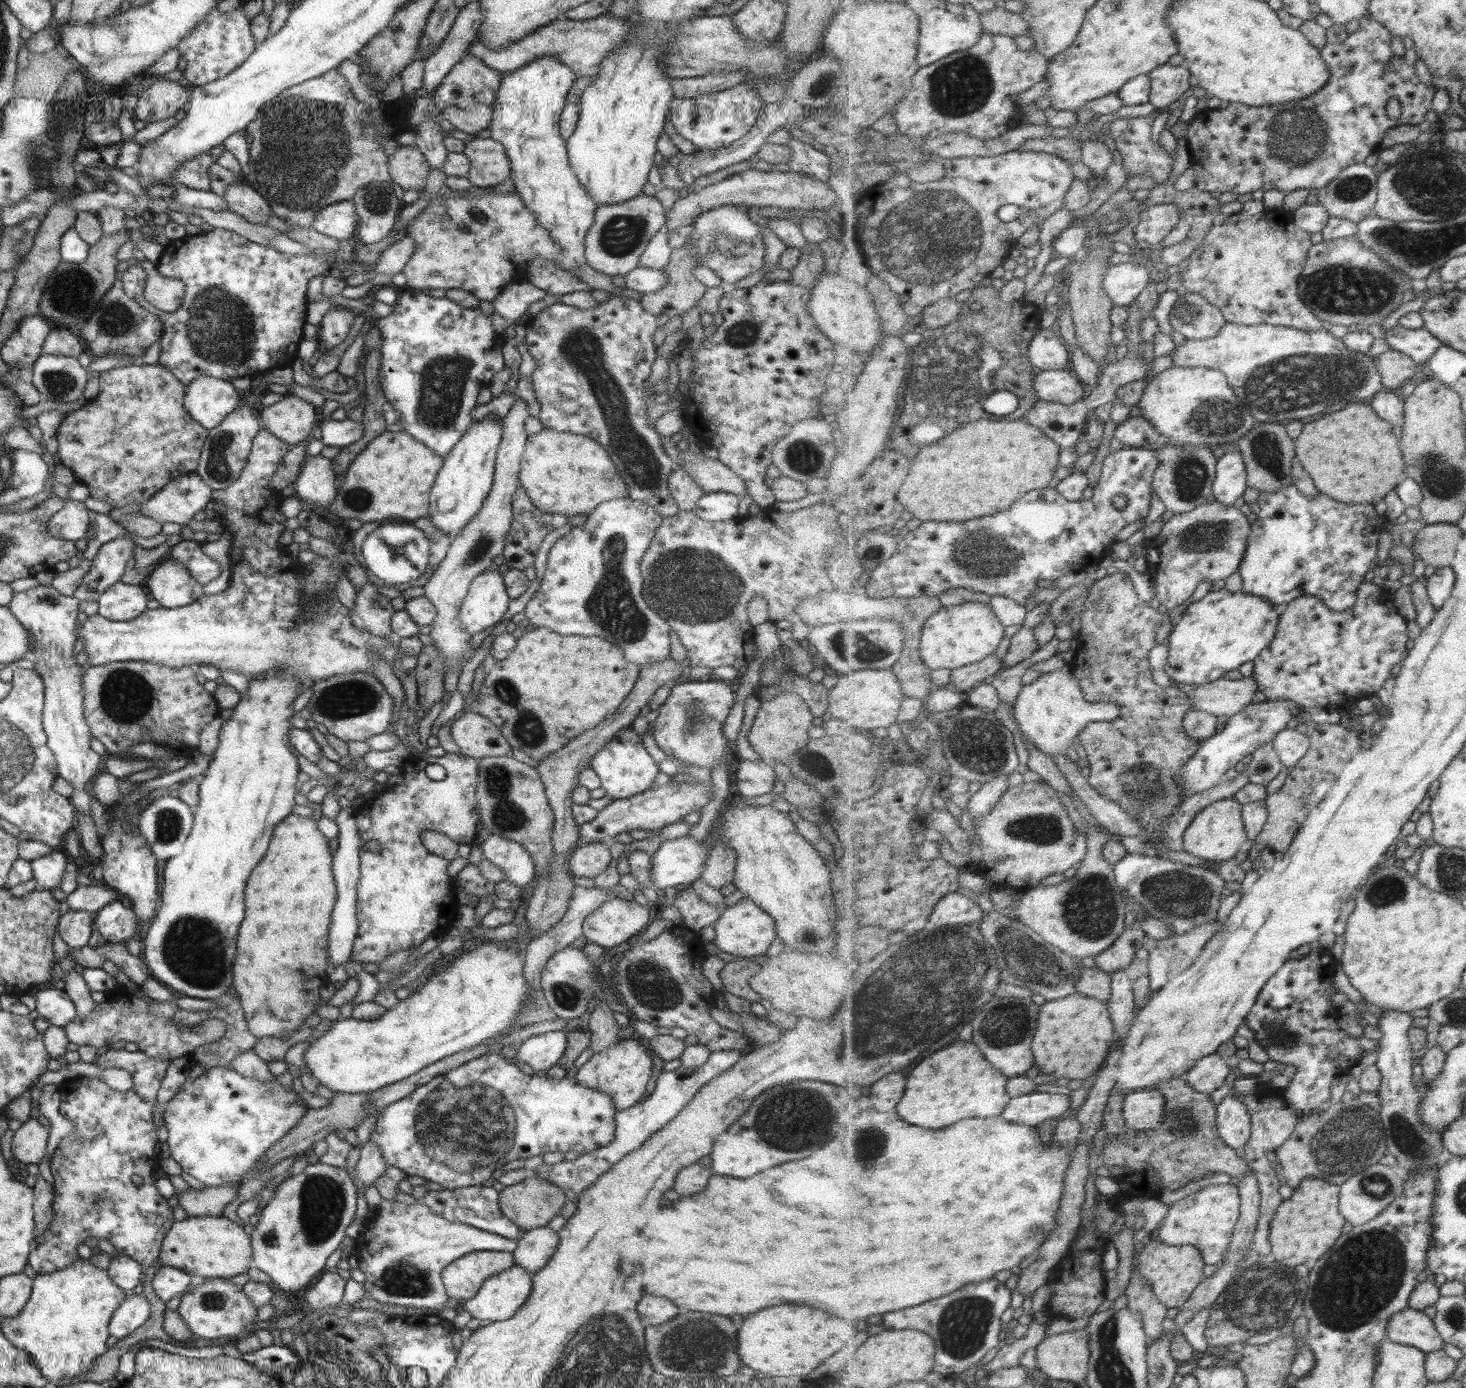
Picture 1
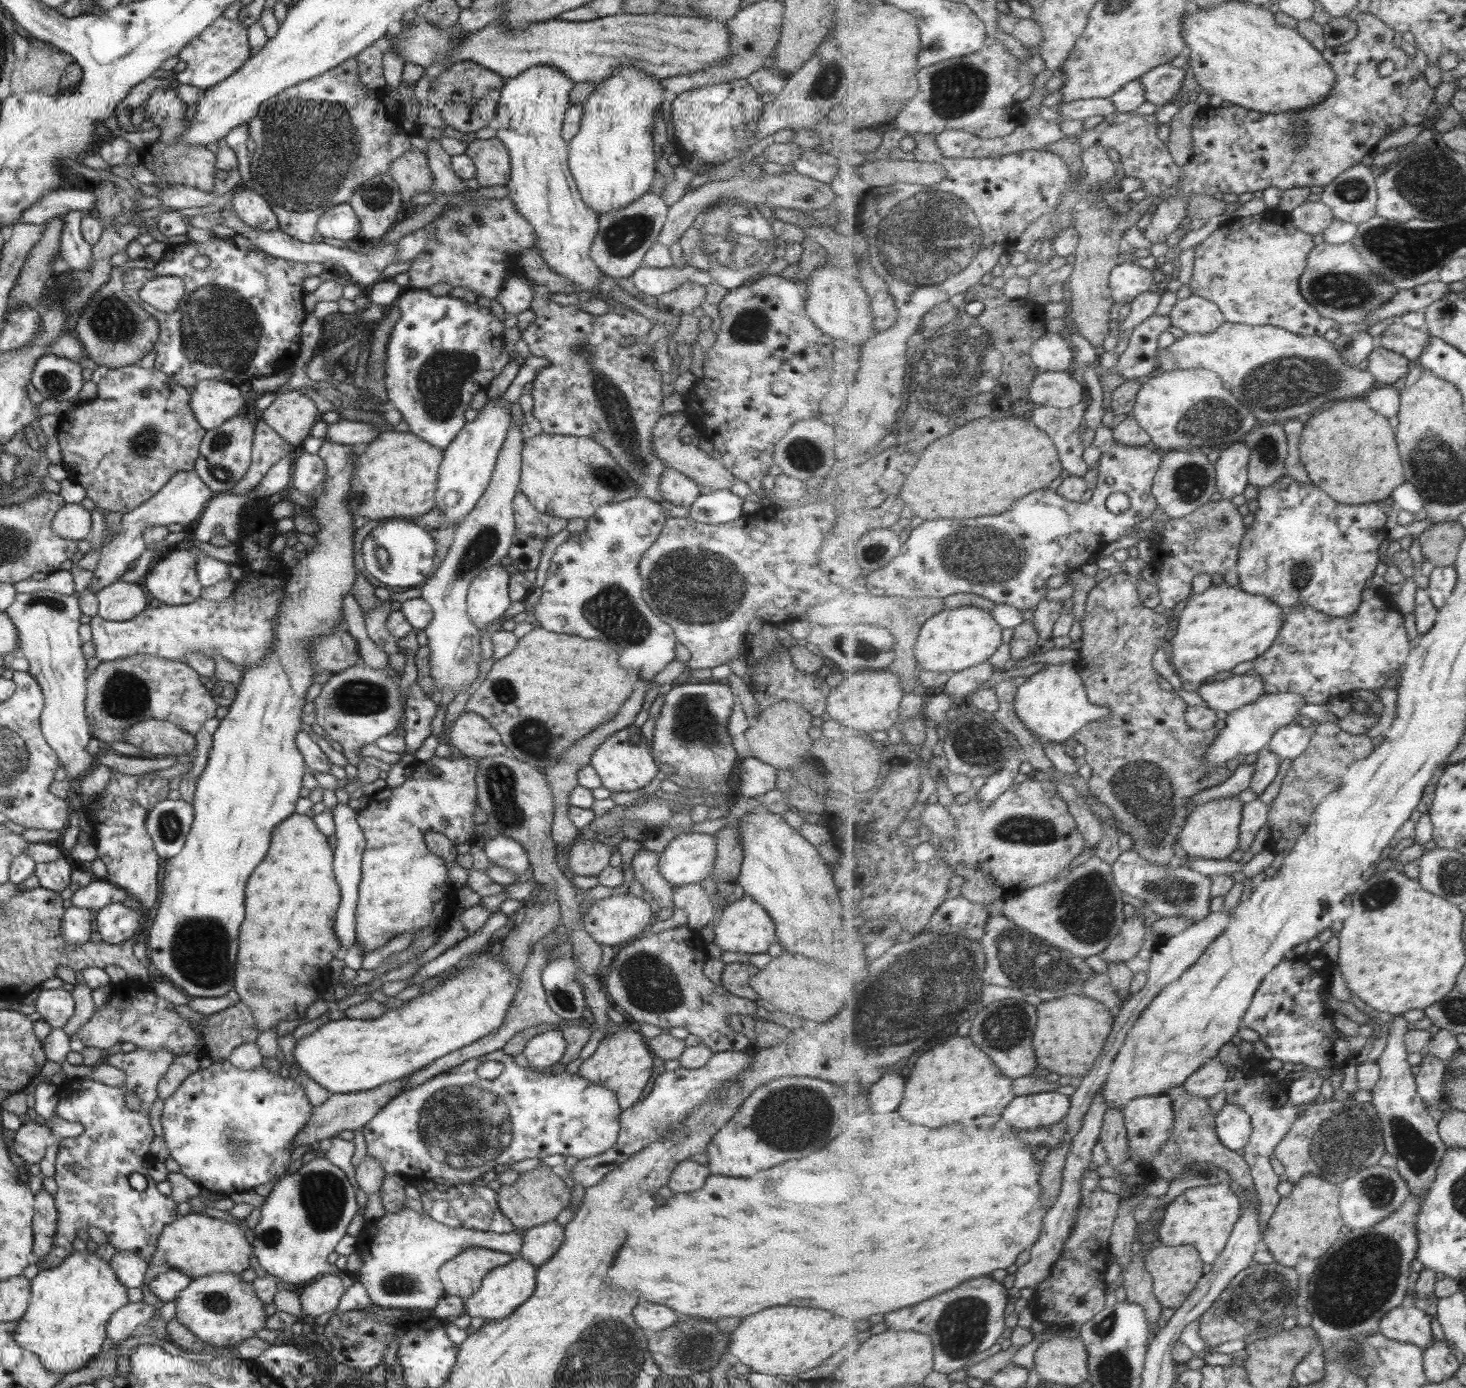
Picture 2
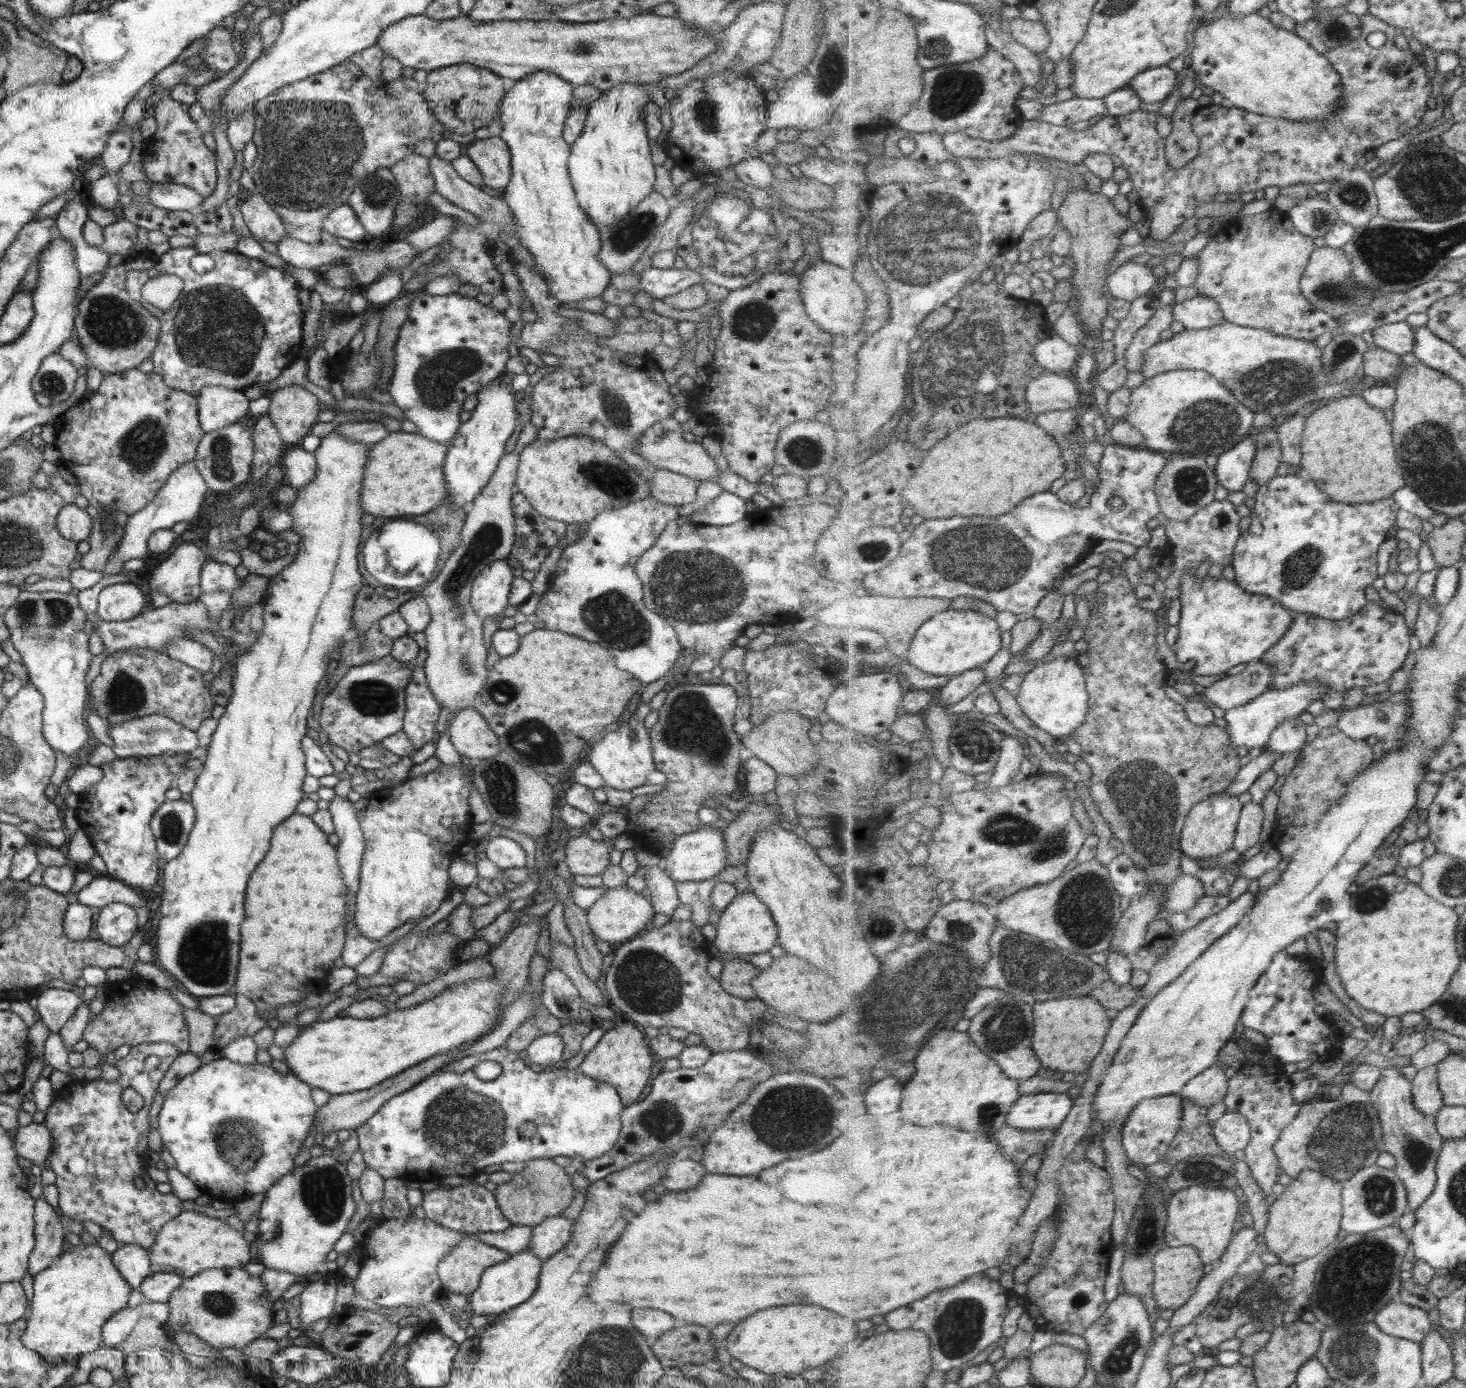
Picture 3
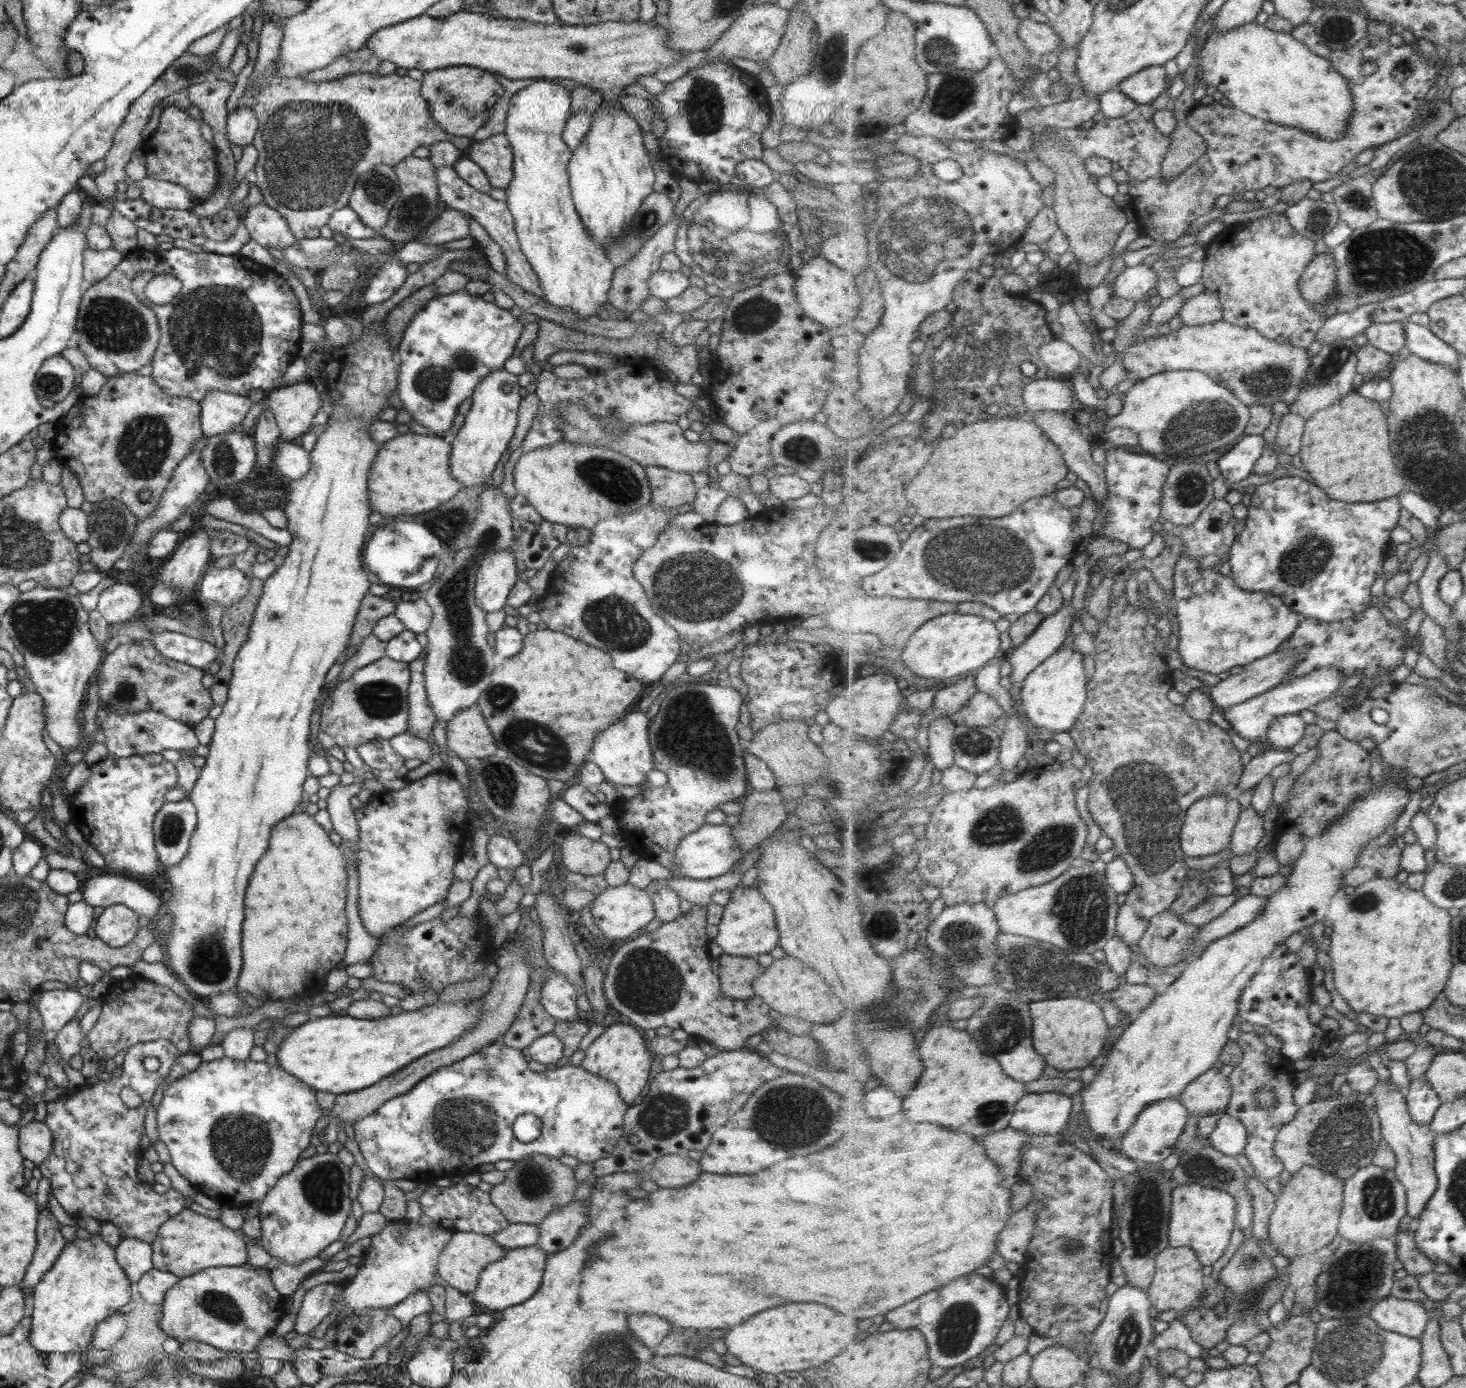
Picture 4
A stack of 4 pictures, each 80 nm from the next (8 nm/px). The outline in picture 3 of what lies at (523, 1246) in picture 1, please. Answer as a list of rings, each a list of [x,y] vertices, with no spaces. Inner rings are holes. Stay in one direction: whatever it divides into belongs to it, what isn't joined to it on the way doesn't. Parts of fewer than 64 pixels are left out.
[[[562,1214],[544,1218],[532,1227],[527,1250],[537,1255],[543,1262],[567,1244],[574,1221],[563,1217]]]

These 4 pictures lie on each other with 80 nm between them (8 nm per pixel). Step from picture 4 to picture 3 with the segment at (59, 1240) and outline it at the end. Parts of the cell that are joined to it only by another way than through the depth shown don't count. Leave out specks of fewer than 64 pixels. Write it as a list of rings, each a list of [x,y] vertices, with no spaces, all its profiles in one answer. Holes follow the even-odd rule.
[[[42,1196],[40,1198],[35,1200],[35,1246],[26,1270],[32,1277],[52,1265],[62,1253],[66,1231],[59,1222],[59,1216]]]

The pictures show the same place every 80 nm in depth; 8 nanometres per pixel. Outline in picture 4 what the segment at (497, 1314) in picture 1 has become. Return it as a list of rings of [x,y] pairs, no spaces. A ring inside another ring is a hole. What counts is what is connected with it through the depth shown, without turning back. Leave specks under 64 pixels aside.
[[[537,1244],[523,1248],[505,1250],[504,1255],[497,1260],[487,1264],[478,1276],[477,1286],[472,1292],[471,1302],[476,1312],[482,1311],[482,1307],[489,1310],[503,1310],[525,1302],[539,1288],[545,1267],[547,1254]]]

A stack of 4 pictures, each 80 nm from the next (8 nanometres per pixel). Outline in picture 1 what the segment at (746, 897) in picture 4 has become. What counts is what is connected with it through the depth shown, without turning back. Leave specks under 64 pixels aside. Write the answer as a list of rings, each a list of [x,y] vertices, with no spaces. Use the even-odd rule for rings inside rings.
[[[740,898],[735,904],[725,907],[713,923],[715,937],[712,943],[726,958],[749,958],[759,960],[776,937],[773,919],[749,899]]]

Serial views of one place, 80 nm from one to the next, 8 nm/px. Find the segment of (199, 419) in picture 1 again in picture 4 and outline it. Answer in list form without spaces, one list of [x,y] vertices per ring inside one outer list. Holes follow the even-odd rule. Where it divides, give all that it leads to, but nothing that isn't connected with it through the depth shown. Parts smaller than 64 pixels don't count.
[[[211,390],[199,404],[200,429],[209,438],[239,428],[254,403],[243,395]]]

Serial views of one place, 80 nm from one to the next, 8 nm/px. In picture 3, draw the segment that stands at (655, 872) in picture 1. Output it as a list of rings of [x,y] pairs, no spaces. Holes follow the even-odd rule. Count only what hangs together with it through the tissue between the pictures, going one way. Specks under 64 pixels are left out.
[[[703,825],[699,830],[679,835],[672,842],[666,857],[661,858],[660,864],[668,872],[667,876],[674,881],[699,882],[715,878],[726,865],[726,850],[721,829]]]

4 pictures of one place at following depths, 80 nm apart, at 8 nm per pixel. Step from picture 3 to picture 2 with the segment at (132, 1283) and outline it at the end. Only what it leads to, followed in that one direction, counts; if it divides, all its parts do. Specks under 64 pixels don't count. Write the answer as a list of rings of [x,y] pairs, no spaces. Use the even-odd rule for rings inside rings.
[[[115,1251],[109,1259],[109,1268],[126,1288],[137,1288],[144,1281],[147,1264],[131,1251]]]

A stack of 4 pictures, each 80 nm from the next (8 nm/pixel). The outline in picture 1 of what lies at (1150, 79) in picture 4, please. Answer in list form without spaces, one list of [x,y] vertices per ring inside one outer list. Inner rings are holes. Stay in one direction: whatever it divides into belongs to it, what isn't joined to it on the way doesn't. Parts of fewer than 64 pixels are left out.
[[[1167,64],[1153,70],[1151,77],[1151,102],[1156,108],[1171,106],[1191,88],[1191,75],[1185,64],[1171,66]]]

